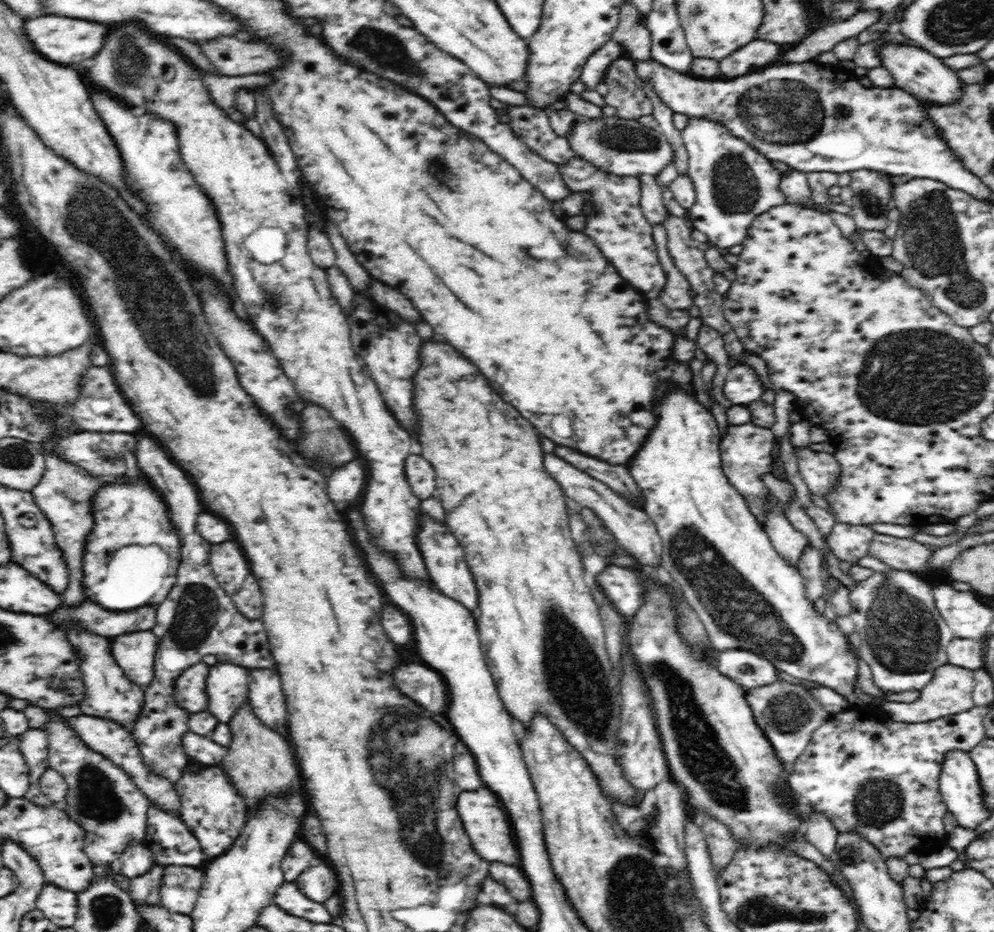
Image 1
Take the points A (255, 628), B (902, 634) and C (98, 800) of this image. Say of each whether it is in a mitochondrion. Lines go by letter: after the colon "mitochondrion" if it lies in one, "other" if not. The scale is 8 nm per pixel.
A: other
B: mitochondrion
C: mitochondrion

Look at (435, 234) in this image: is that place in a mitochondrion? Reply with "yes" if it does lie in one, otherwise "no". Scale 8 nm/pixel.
no

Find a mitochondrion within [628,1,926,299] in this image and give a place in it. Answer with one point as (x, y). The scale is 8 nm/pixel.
(784, 111)

